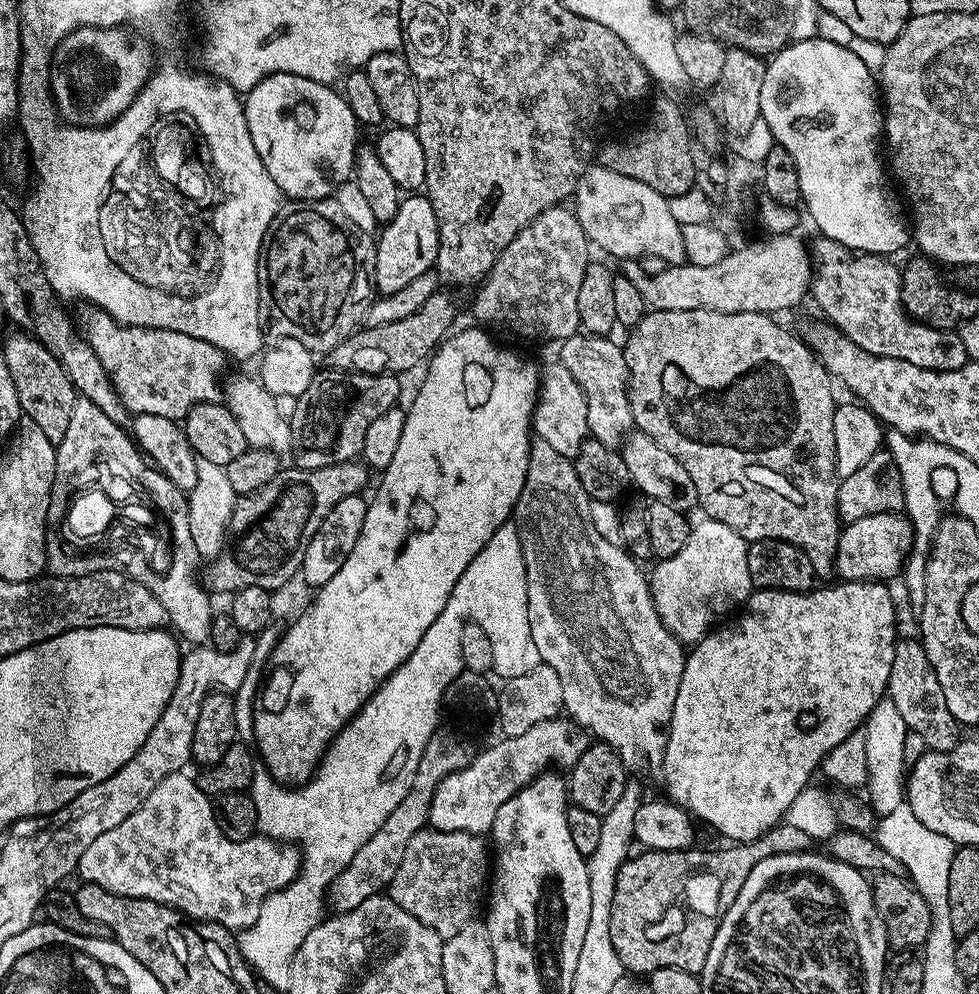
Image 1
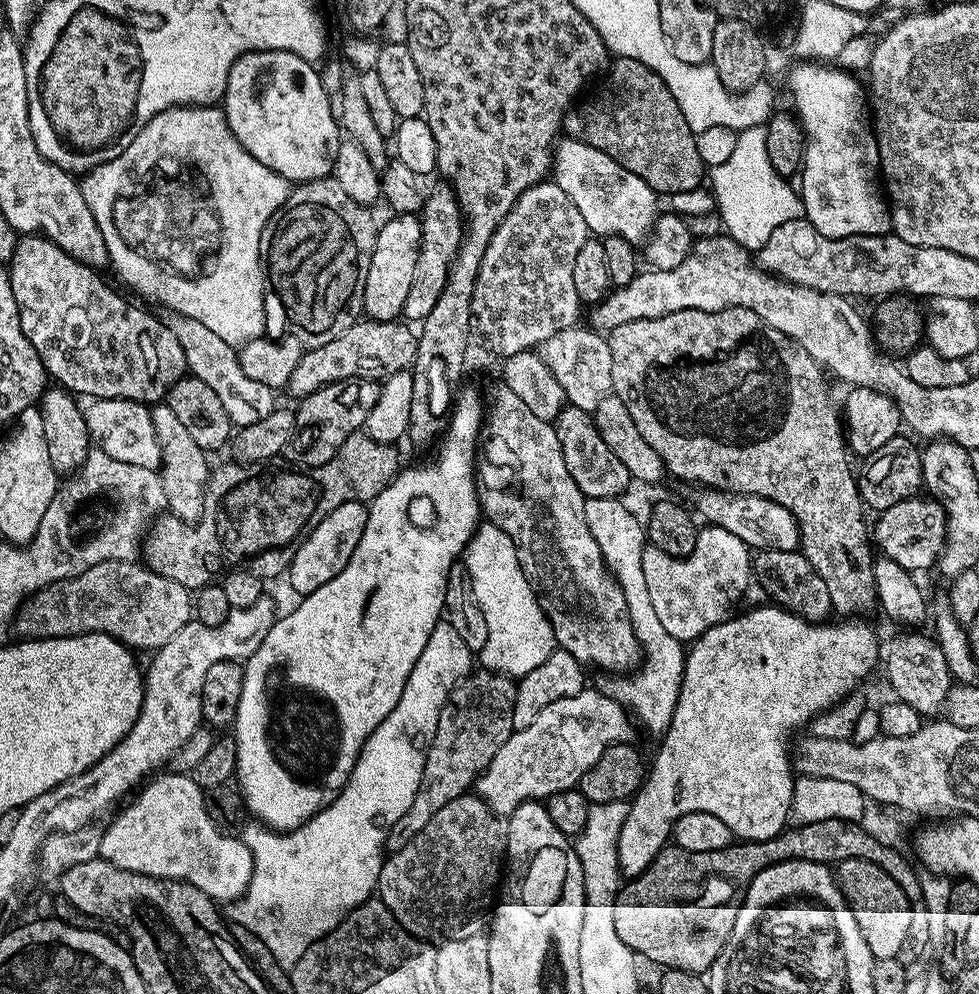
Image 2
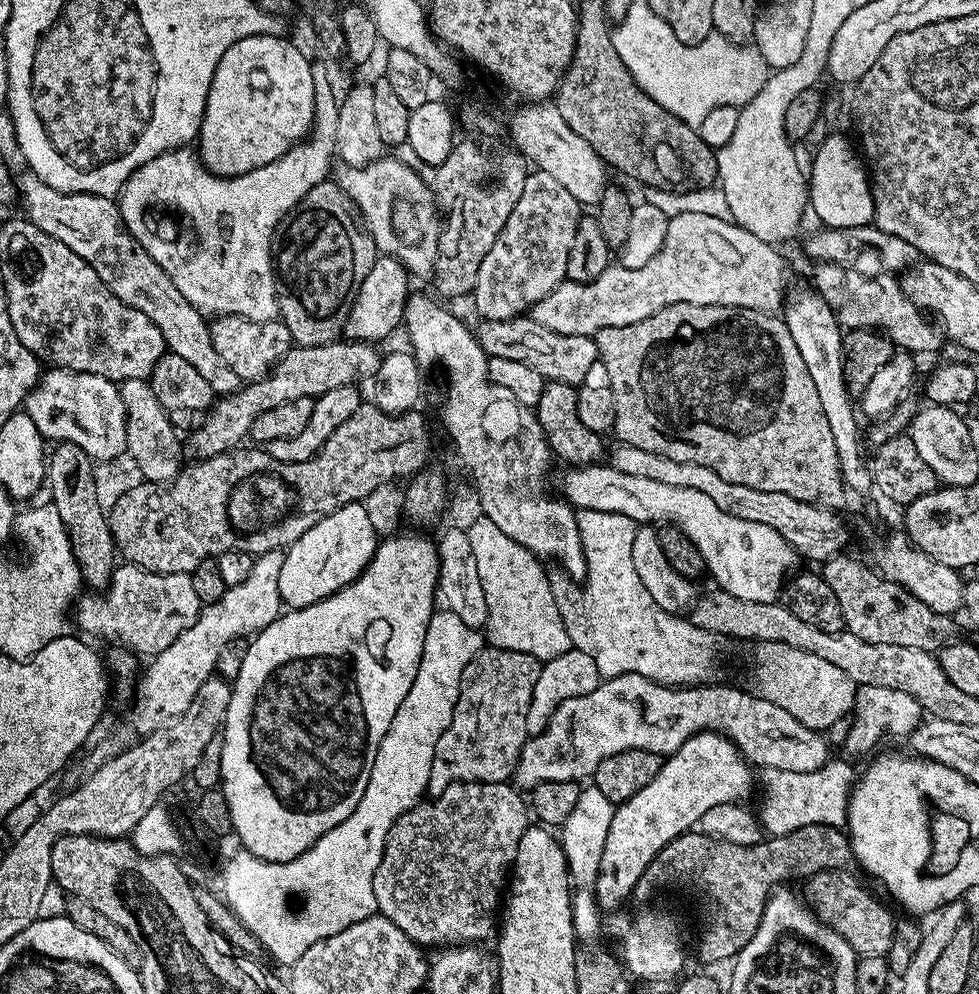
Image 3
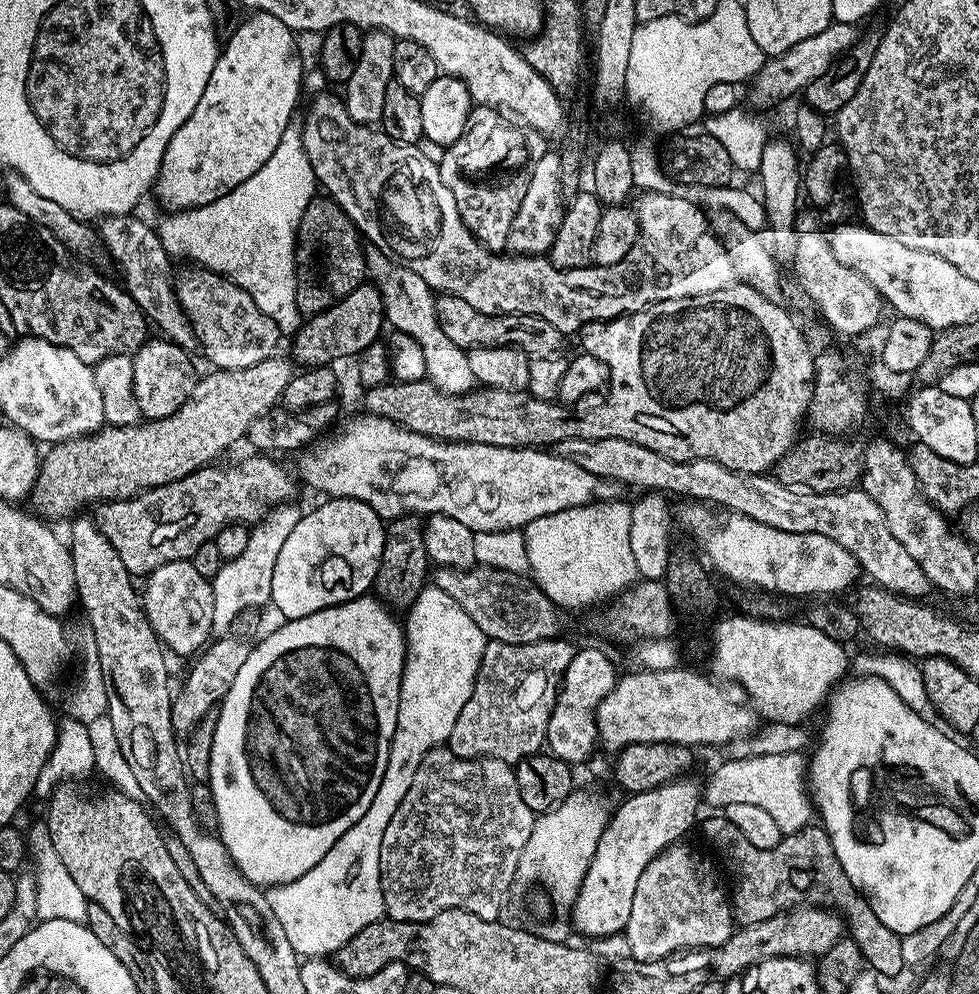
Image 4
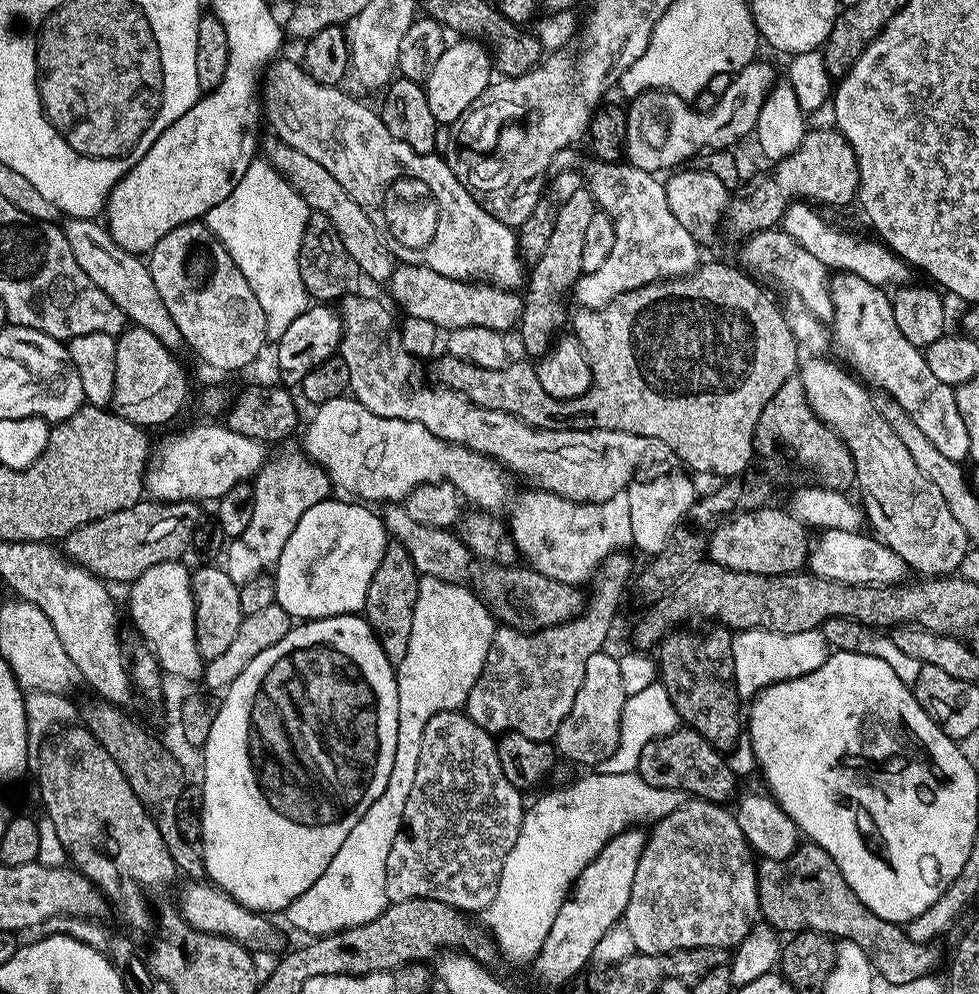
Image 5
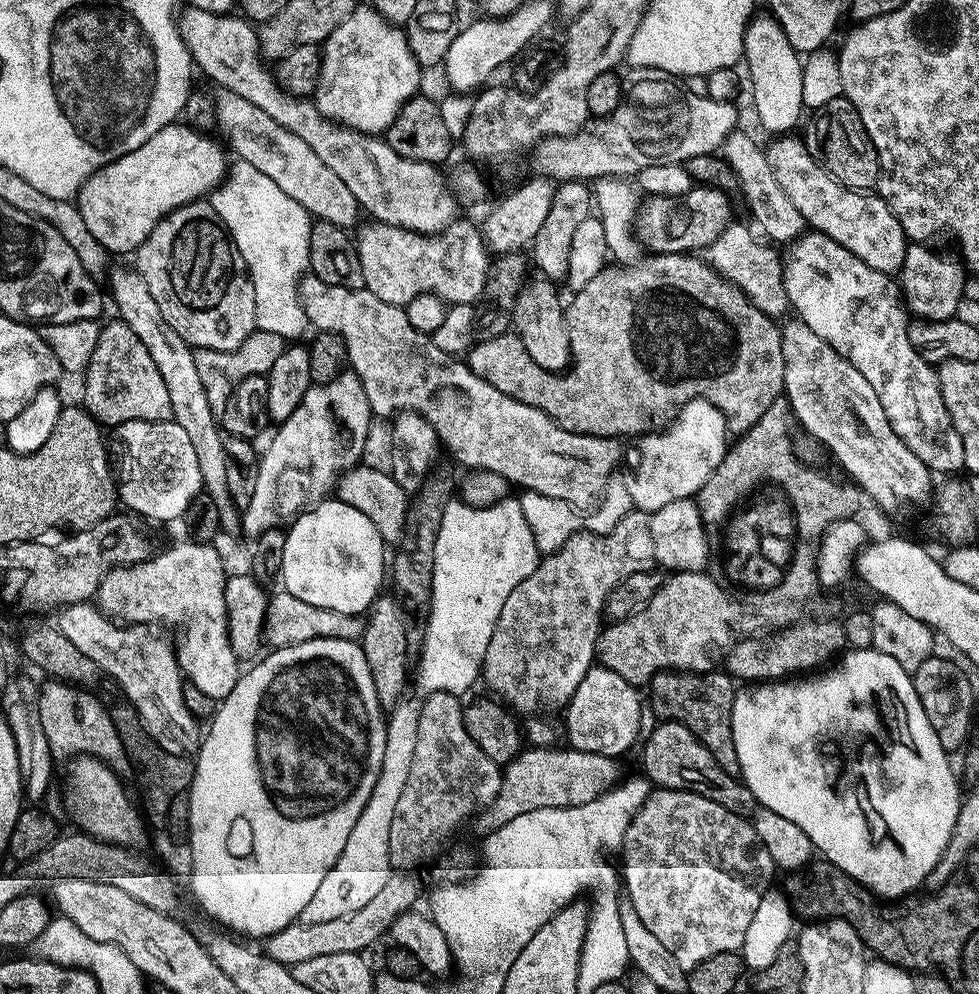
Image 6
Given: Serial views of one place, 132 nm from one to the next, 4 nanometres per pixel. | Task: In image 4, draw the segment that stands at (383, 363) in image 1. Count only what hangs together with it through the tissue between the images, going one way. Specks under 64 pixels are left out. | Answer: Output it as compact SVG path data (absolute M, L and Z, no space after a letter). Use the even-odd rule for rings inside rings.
M277 354L254 366L238 370L216 368L209 376L201 375L190 398L166 418L130 426L105 426L86 436L51 445L40 461L40 473L30 493L31 507L44 518L72 518L87 504L129 500L148 488L185 480L190 473L209 467L215 456L247 437L254 418L281 403L294 374L293 361L284 356Z

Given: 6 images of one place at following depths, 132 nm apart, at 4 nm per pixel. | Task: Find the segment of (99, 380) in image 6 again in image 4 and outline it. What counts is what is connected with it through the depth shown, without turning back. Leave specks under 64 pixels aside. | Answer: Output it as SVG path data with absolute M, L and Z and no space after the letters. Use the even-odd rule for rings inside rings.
M149 338L132 356L134 366L134 398L138 398L140 414L144 420L166 418L190 398L198 379L189 353L167 338Z

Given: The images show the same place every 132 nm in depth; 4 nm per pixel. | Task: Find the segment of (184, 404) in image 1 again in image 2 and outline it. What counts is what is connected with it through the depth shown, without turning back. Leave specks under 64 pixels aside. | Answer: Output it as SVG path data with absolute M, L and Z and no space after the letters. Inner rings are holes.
M39 234L21 235L6 267L14 290L14 302L18 302L22 334L26 334L38 358L42 358L45 372L59 387L80 398L133 400L155 406L188 372L186 354L182 354L178 338L174 338L163 319L151 316L146 309L119 296L114 289L108 288L97 269L74 259L69 252L63 252L54 241Z

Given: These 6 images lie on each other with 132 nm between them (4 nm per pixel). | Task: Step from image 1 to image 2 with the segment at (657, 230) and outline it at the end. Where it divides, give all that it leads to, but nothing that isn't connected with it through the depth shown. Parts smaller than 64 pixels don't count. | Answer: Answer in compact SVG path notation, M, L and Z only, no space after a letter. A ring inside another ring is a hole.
M561 139L554 148L554 181L578 206L589 233L600 238L621 236L635 245L647 241L658 215L657 193L638 174L618 166L610 154L602 154L602 150L594 150L594 146L581 140Z

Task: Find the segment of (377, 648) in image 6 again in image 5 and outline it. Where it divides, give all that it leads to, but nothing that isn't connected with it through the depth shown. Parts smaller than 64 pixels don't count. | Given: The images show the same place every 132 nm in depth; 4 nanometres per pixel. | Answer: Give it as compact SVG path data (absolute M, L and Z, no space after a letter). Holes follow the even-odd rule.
M395 542L388 543L382 554L382 562L378 562L378 570L374 570L374 578L370 578L370 590L366 590L362 615L393 666L400 665L406 655L420 580L421 575L416 571L410 554L406 554L406 548Z

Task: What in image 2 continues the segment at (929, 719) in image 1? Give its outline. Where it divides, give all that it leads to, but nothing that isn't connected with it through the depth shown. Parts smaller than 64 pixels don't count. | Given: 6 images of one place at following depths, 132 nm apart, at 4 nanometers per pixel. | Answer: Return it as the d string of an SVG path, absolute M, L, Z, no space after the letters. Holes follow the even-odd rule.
M914 630L902 632L904 634L891 640L884 652L886 662L886 676L894 696L910 706L921 717L932 718L941 713L948 699L948 692L952 687L949 668L946 666L945 655L935 637L916 634Z

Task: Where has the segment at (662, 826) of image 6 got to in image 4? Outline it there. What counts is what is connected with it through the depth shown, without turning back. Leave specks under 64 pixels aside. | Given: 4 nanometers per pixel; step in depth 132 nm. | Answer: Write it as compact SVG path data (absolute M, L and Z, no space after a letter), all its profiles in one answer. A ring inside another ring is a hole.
M677 842L663 848L646 866L646 870L642 870L642 878L638 878L638 890L634 890L634 906L630 909L630 922L623 931L624 937L629 940L630 956L633 956L636 960L660 960L663 956L672 956L675 952L682 952L690 948L722 946L722 942L726 942L726 938L732 936L734 931L734 917L729 889L727 887L724 889L724 884L720 881L720 876L716 873L715 866L698 849L691 848L690 845L684 843L688 842Z

